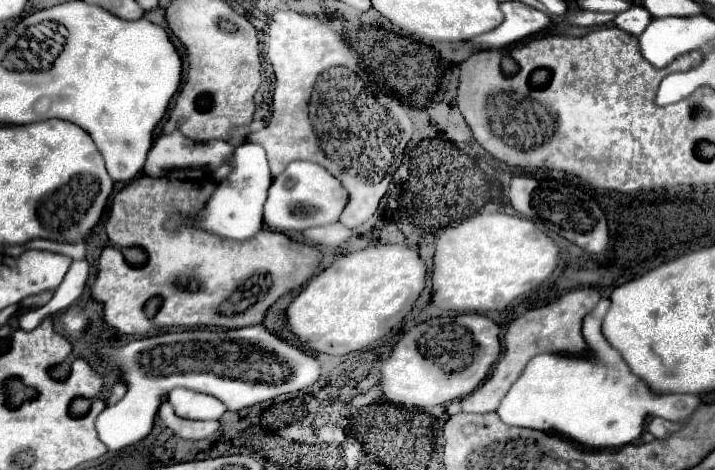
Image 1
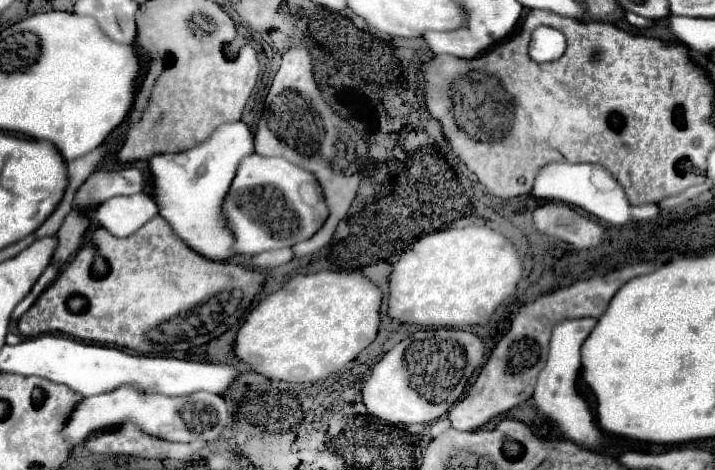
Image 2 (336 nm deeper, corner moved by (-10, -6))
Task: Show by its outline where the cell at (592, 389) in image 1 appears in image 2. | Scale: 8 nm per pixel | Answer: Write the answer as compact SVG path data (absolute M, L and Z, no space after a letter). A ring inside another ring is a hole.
M580 318L580 320L564 320L564 322L554 326L548 362L538 376L538 384L536 384L536 390L532 396L538 412L542 416L550 418L558 426L562 436L566 436L574 444L588 448L588 450L600 448L606 440L606 434L600 428L598 420L592 416L588 402L582 396L578 396L578 390L576 390L576 380L578 380L578 374L582 368L580 348L584 344L584 340L590 336L596 322L598 322L596 318Z

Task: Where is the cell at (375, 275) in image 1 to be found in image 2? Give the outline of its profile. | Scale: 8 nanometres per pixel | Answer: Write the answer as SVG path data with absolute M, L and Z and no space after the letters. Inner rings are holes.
M322 270L308 276L294 276L278 292L266 296L254 310L250 310L246 322L238 330L234 352L258 374L270 380L316 382L338 372L374 342L380 328L380 306L382 290L358 272Z

